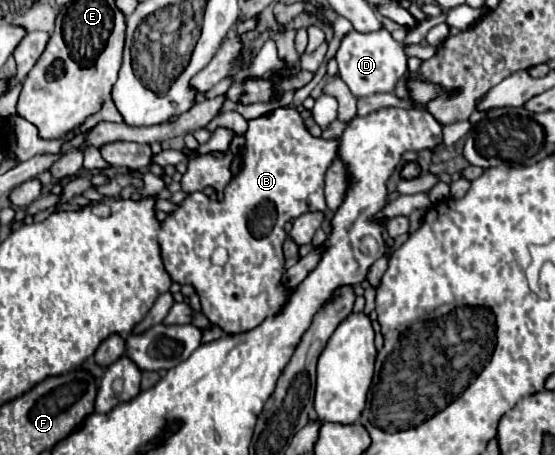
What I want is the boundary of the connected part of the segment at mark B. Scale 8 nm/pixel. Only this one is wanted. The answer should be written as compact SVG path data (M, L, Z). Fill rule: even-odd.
M280 107L270 115L248 121L242 169L224 189L222 201L212 201L200 191L188 193L178 209L160 223L160 257L170 279L176 283L192 285L200 297L202 313L212 325L218 325L228 335L252 331L252 327L258 327L266 317L278 315L282 311L292 293L292 289L288 289L282 281L286 271L282 253L282 243L286 239L284 223L308 211L324 211L326 207L324 175L332 161L338 159L340 139L312 137L304 127L304 117L310 117L310 111L300 113L294 107ZM216 247L224 247L228 251L228 261L224 265L212 265L210 261L210 255Z

